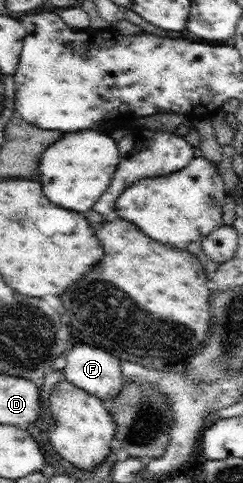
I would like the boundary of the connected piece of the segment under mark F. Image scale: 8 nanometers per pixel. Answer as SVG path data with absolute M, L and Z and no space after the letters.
M80 342L70 345L64 357L67 364L62 373L68 382L102 401L119 395L125 377L115 355Z

